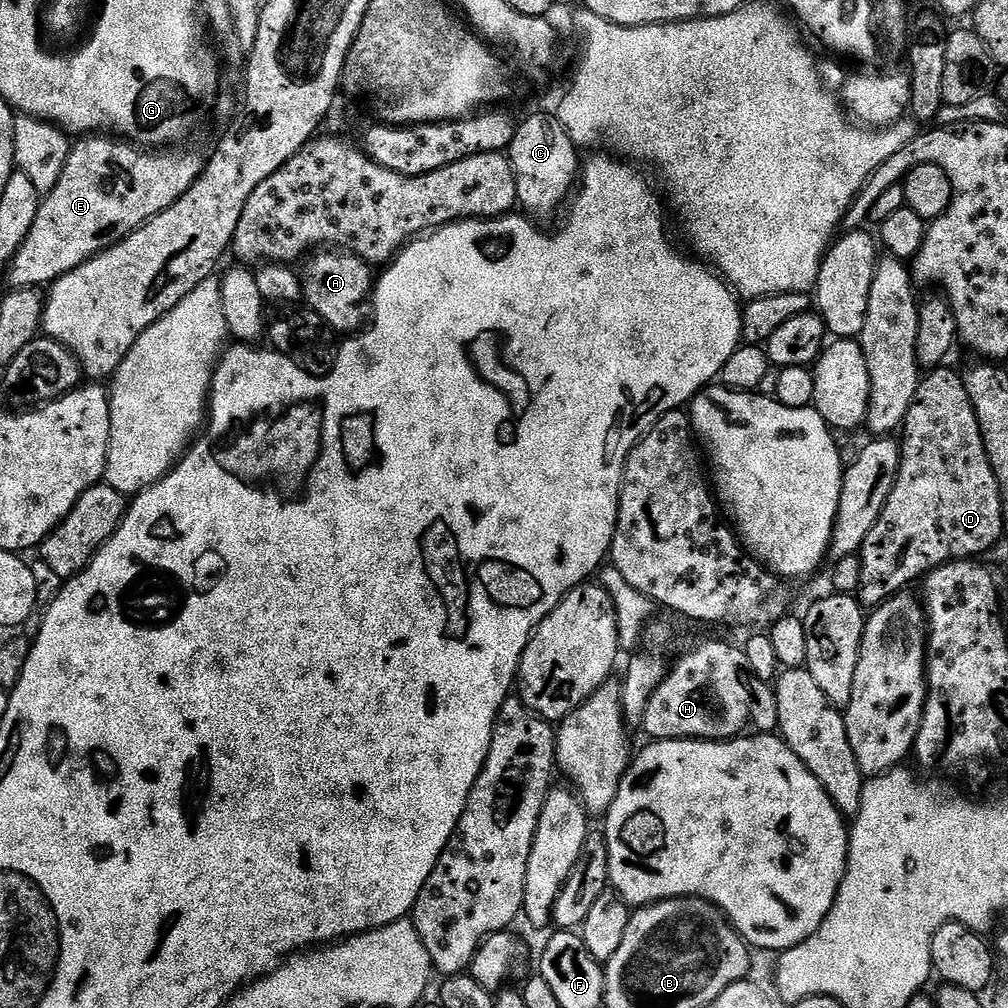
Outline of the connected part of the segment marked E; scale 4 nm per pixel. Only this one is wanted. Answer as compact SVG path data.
M89 134L77 139L66 158L58 186L41 199L38 218L34 218L34 226L30 228L30 234L26 234L26 242L22 242L18 254L14 254L6 273L9 285L12 288L51 286L58 278L70 274L70 270L78 270L82 262L105 252L119 240L125 240L145 222L174 206L174 202L178 202L178 198L194 186L206 163L205 157L196 152L176 151L180 150L141 150L131 142L104 134Z

